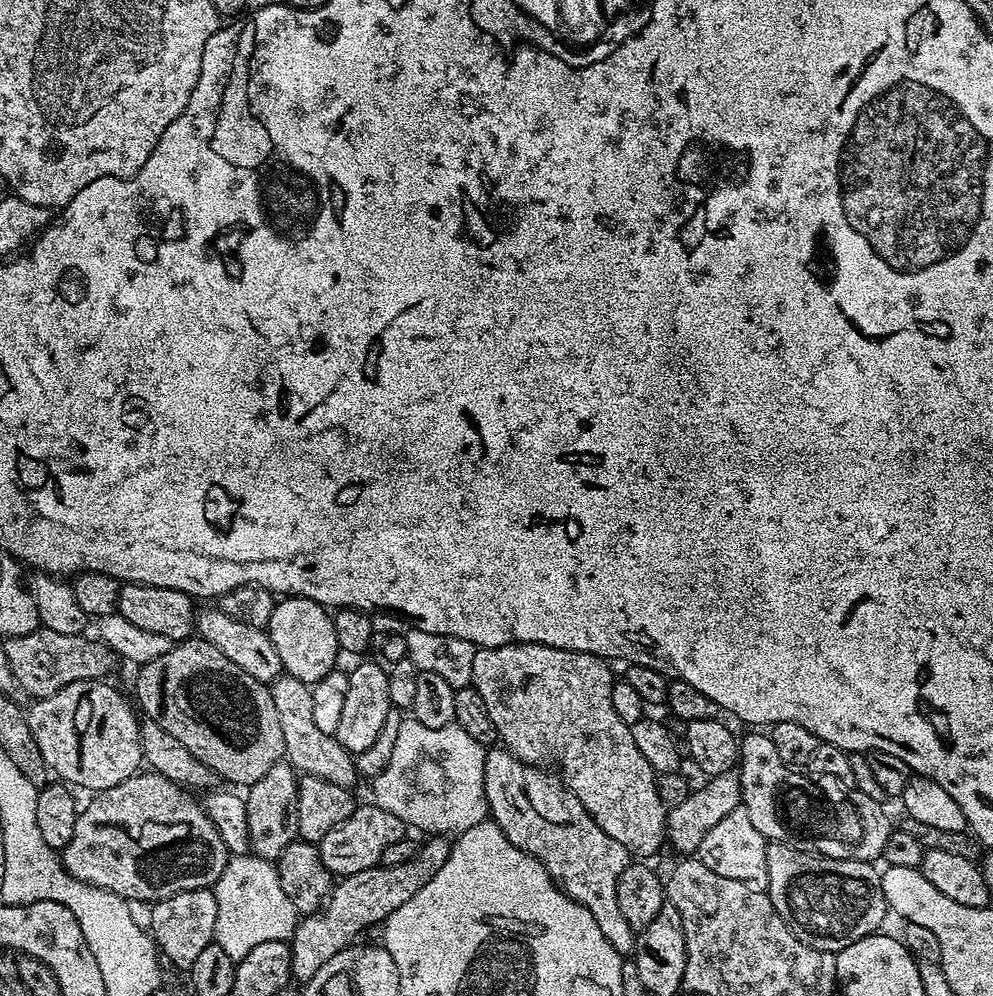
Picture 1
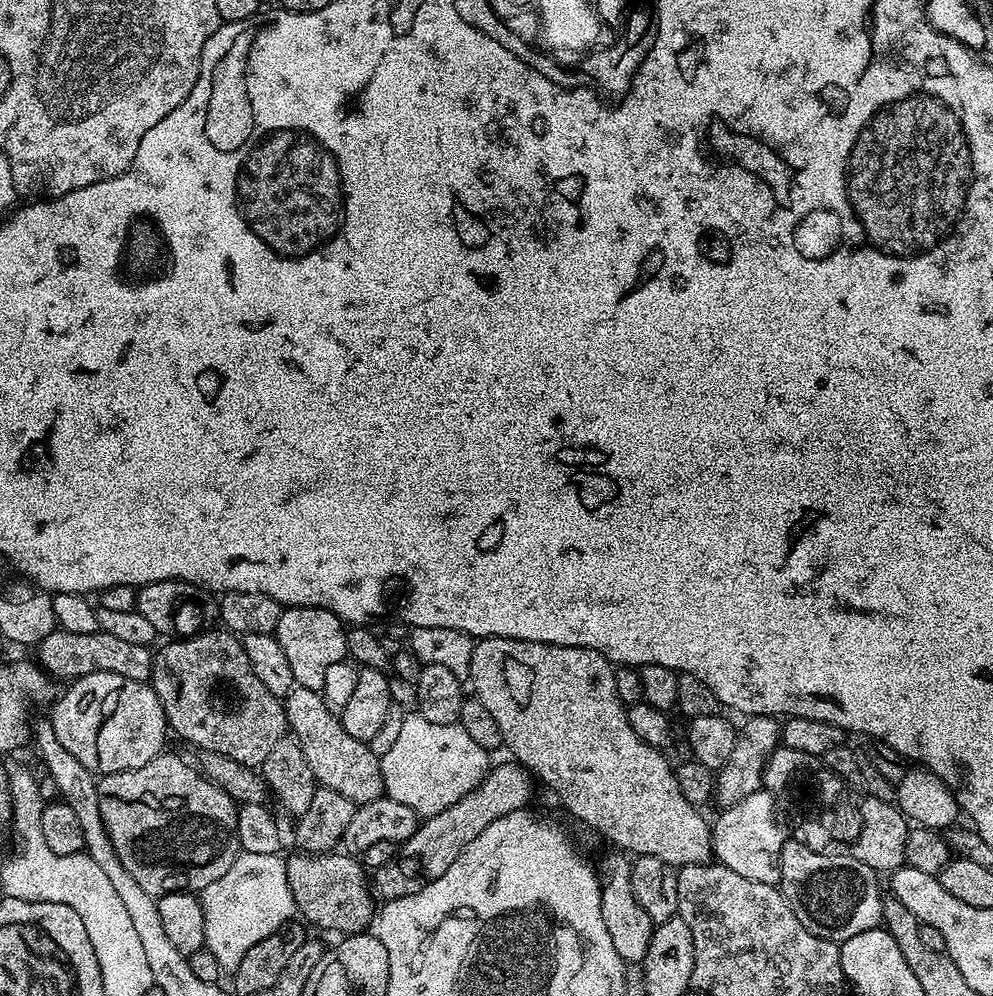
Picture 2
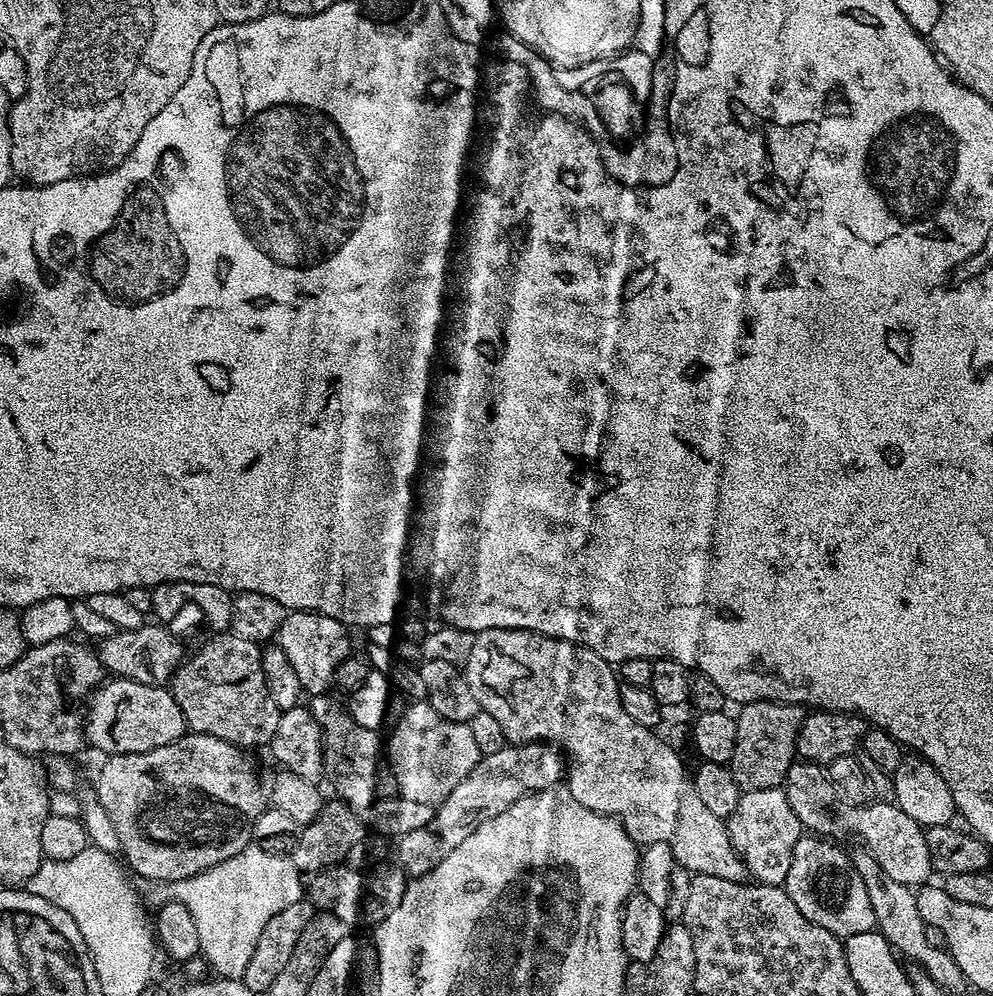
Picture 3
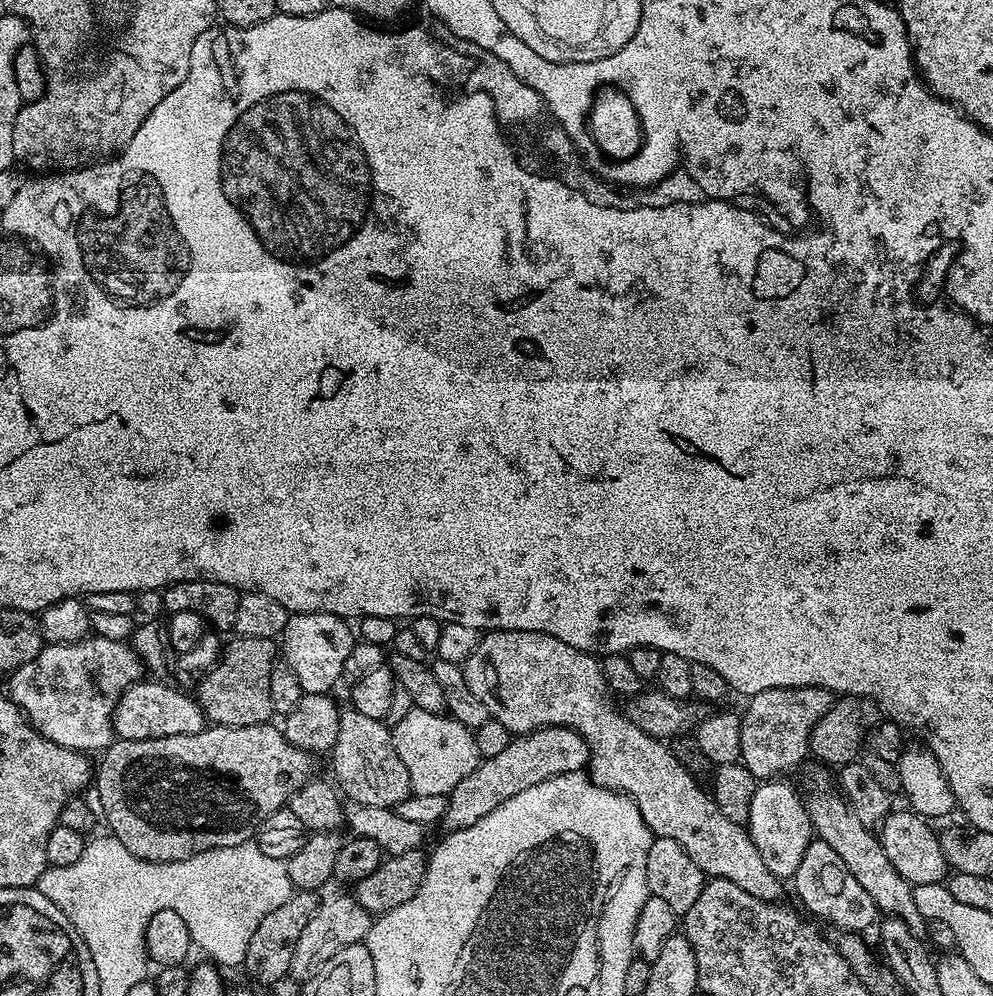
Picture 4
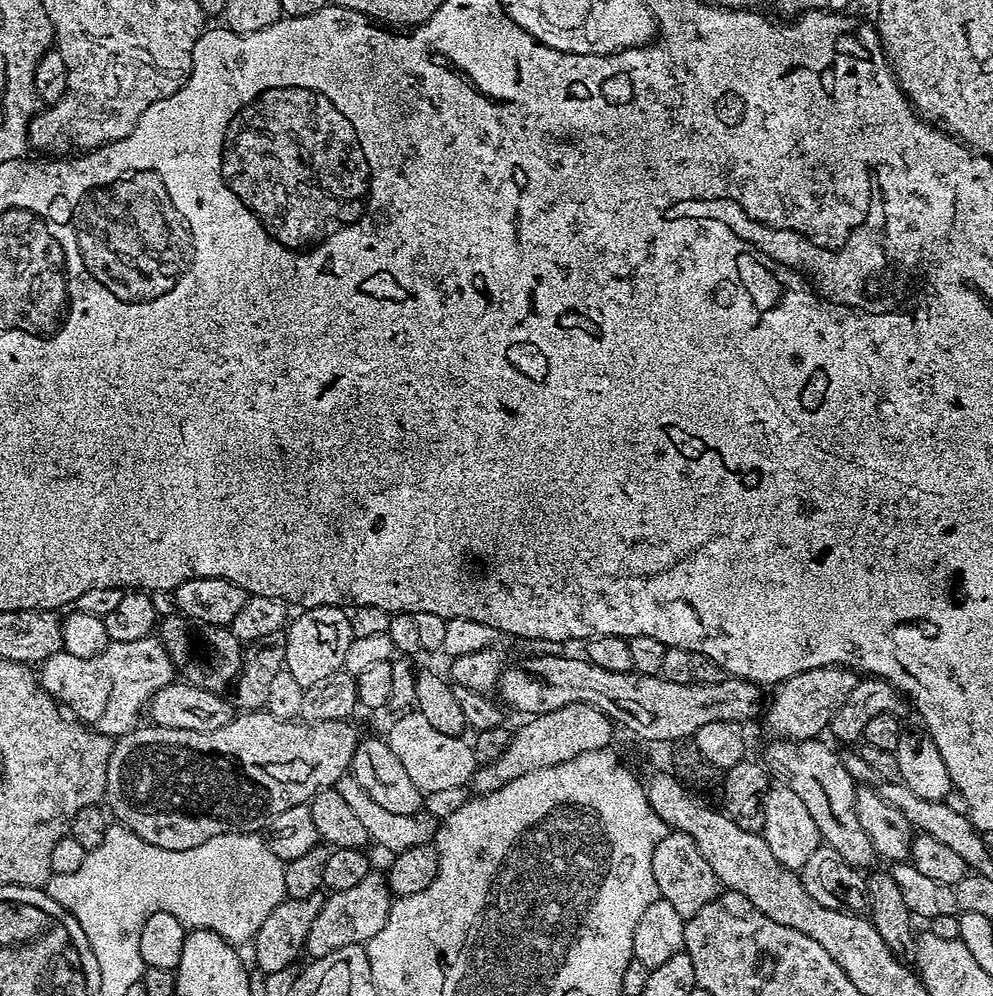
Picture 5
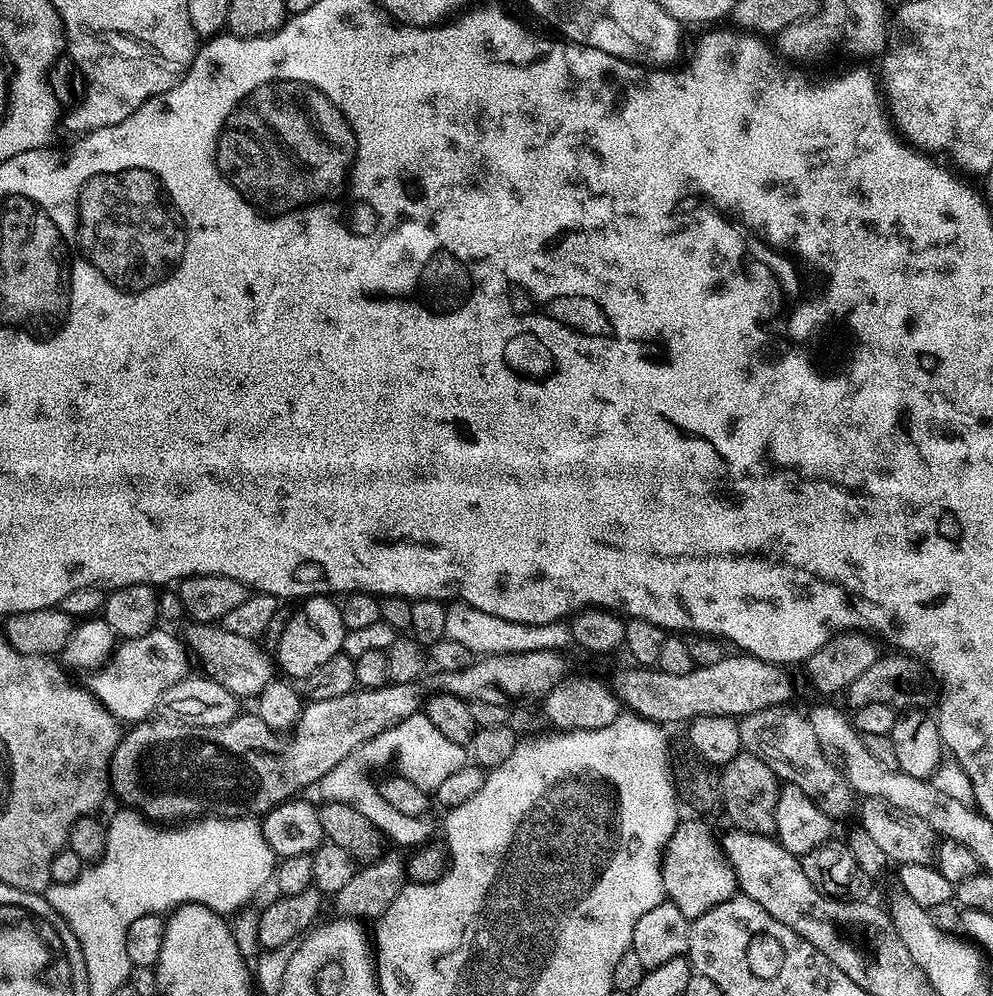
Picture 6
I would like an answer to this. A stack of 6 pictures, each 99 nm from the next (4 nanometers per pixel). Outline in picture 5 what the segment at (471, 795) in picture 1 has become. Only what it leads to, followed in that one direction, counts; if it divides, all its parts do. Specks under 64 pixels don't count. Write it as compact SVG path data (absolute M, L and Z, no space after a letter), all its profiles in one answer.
M415 710L405 711L397 715L392 729L386 733L388 745L392 747L392 755L406 766L406 774L410 774L410 782L427 794L436 790L447 790L451 787L463 788L471 781L477 770L478 761L472 753L472 744L460 736L442 734L442 730L434 730L426 718Z

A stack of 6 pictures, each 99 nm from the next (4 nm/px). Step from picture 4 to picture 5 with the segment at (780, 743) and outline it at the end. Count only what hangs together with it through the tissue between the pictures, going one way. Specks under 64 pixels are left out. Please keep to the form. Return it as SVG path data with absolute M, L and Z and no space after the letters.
M834 664L794 674L790 678L780 681L779 684L771 689L772 701L769 702L768 709L766 709L767 704L763 709L763 712L765 711L764 724L773 732L771 734L773 737L782 740L799 742L819 737L821 735L820 731L823 728L825 731L831 725L833 714L838 710L838 706L842 706L842 702L850 694L850 690L855 686L857 679L858 676L855 671Z

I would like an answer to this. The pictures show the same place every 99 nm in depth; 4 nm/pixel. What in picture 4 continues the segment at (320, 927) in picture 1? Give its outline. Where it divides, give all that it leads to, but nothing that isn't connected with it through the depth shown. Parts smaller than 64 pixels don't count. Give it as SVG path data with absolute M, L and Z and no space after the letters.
M538 728L534 732L526 732L509 739L506 750L494 754L489 760L481 759L476 769L447 797L448 809L442 821L448 830L465 828L478 822L478 818L486 818L490 810L502 806L506 798L514 798L530 786L538 782L546 782L552 776L579 772L588 763L588 744L572 728Z

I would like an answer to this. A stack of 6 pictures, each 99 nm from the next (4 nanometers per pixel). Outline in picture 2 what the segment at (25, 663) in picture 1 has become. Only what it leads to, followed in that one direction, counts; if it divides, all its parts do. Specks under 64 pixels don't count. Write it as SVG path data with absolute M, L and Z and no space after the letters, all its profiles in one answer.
M56 629L37 647L40 666L53 677L73 680L94 672L119 674L132 681L146 682L151 679L153 653L149 647L125 642L114 634L98 631L94 634L70 634L69 631Z

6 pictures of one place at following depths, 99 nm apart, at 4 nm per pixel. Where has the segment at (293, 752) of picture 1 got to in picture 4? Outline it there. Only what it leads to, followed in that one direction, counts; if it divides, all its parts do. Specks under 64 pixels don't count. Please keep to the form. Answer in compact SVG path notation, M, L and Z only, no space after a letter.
M351 710L341 711L336 741L330 749L331 779L351 803L392 810L413 795L410 774L406 774L406 766L402 766L392 746L392 734L389 725L386 725L384 720L366 718L366 714Z

